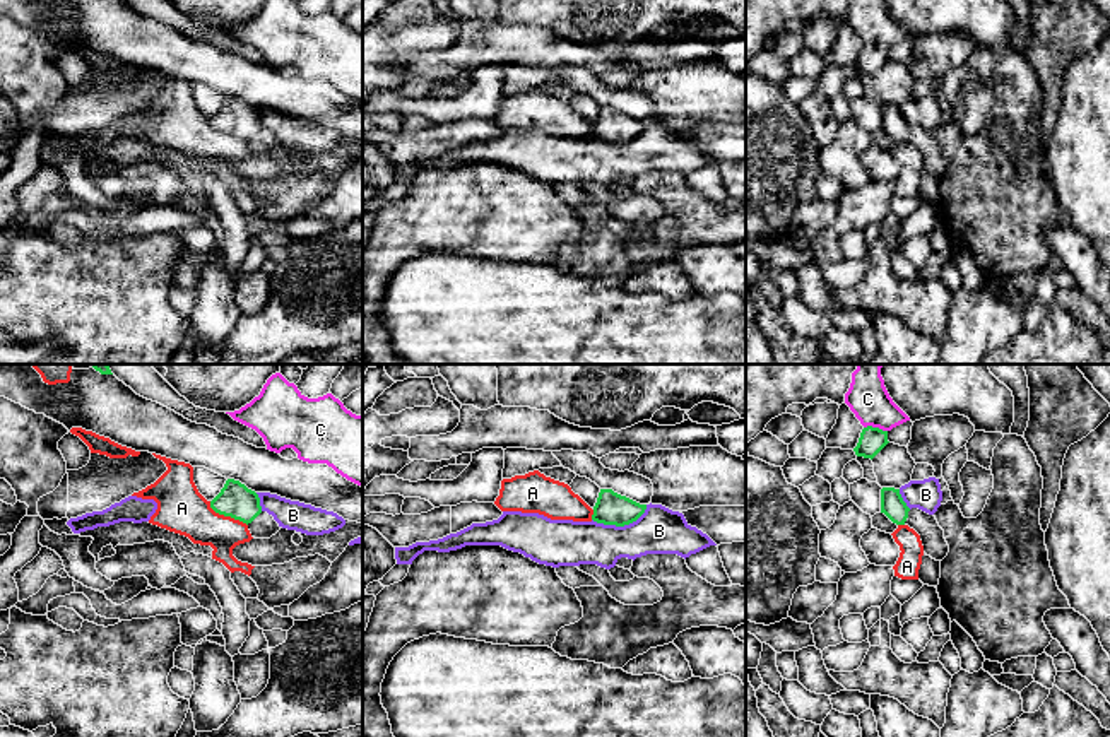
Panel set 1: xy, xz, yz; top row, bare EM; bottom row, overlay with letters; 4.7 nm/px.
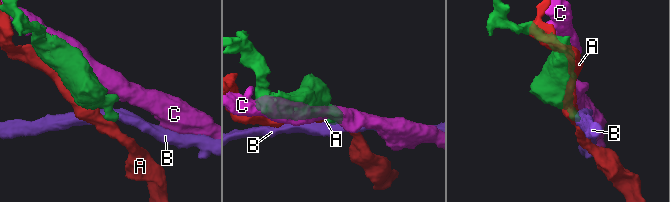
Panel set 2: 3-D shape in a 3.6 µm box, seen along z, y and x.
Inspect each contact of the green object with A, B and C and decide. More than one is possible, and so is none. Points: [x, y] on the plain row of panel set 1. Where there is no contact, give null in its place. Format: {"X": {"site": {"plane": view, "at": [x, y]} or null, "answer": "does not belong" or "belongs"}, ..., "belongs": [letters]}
{"A": {"site": {"plane": "xy", "at": [226, 132]}, "answer": "does not belong"}, "B": {"site": {"plane": "xz", "at": [621, 142]}, "answer": "does not belong"}, "C": {"site": {"plane": "yz", "at": [876, 45]}, "answer": "does not belong"}, "belongs": []}

